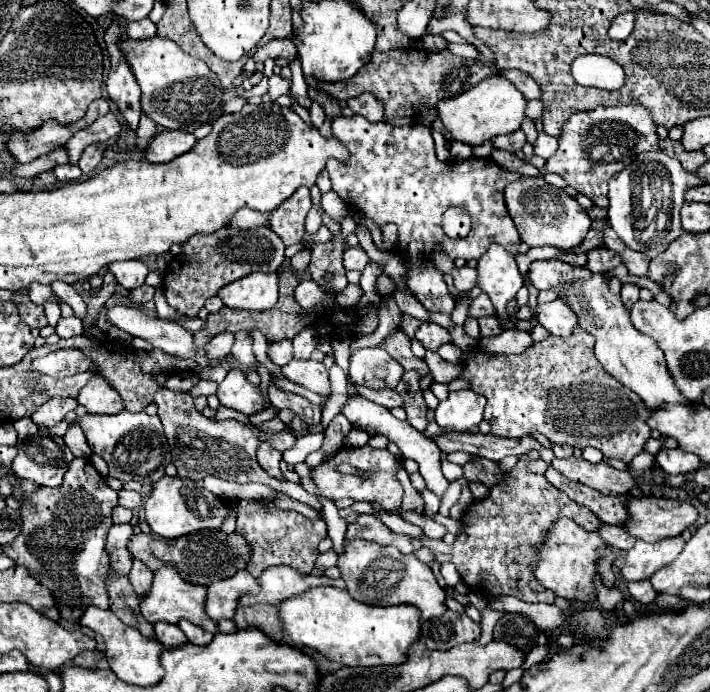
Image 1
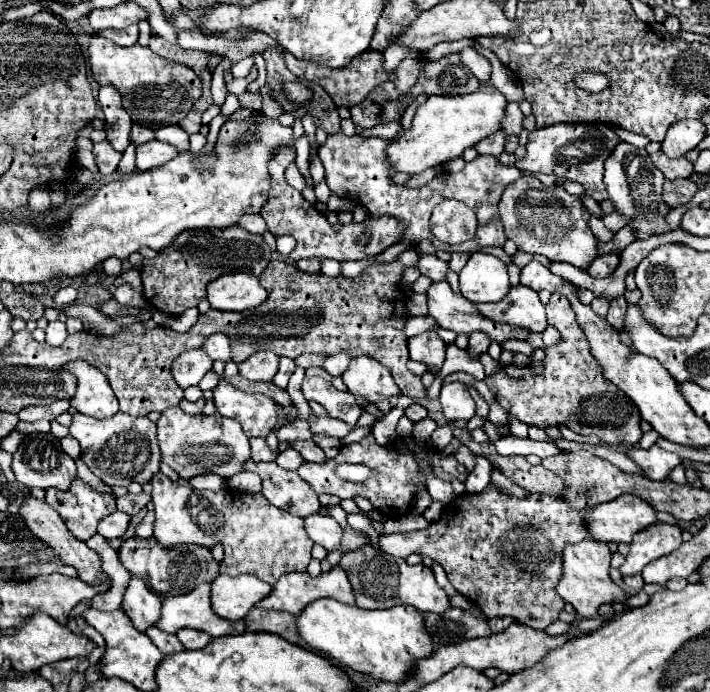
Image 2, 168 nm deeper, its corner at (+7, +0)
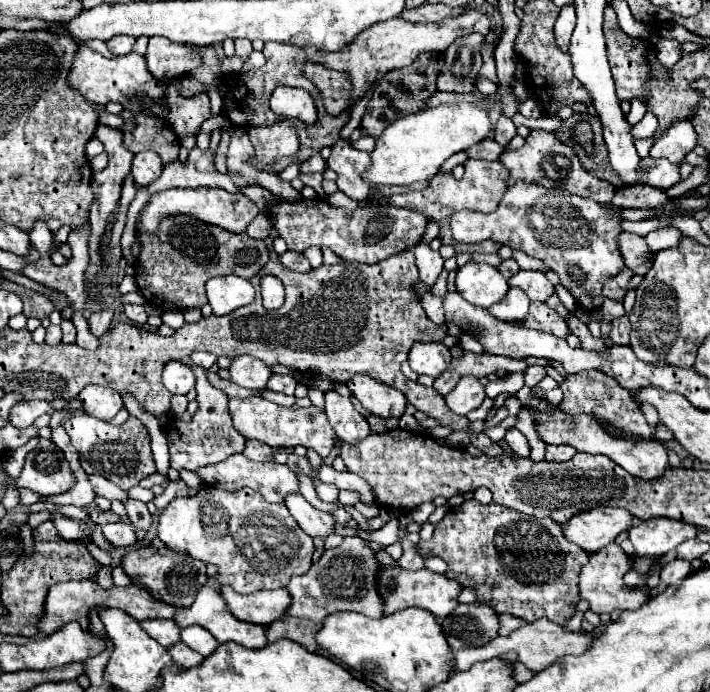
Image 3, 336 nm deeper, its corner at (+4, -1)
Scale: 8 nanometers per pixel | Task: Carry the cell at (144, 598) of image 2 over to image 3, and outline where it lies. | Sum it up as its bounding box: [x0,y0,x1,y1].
[140,620,180,648]

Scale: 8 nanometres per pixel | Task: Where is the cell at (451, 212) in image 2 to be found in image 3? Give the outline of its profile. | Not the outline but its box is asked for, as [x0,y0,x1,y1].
[450,182,626,312]

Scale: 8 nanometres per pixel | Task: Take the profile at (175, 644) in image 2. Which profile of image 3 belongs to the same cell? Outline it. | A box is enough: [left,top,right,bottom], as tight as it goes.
[168,642,204,668]

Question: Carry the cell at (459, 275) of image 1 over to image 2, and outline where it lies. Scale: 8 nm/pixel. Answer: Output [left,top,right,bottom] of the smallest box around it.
[419,255,449,281]

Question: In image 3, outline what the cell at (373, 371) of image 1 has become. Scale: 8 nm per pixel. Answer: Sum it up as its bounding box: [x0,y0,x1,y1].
[348,374,408,418]

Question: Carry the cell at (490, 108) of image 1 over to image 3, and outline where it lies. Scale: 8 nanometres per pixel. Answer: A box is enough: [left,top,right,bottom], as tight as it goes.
[362,104,490,186]

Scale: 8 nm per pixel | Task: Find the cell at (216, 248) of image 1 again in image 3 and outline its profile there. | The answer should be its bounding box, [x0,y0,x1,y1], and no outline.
[134,214,268,310]

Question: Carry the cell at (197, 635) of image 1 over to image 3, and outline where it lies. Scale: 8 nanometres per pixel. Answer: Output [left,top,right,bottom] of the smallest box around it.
[182,626,220,656]

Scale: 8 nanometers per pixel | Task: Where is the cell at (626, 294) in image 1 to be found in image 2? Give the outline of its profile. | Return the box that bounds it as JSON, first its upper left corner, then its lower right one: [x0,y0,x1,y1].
[607,297,627,329]

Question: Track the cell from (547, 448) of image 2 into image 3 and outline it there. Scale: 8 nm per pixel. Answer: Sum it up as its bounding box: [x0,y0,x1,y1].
[546,446,576,462]

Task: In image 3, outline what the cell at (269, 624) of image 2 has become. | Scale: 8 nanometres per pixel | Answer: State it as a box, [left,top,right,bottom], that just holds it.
[266,616,322,652]

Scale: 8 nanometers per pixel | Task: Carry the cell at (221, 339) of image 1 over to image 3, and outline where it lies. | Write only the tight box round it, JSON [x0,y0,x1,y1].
[162,362,196,394]

